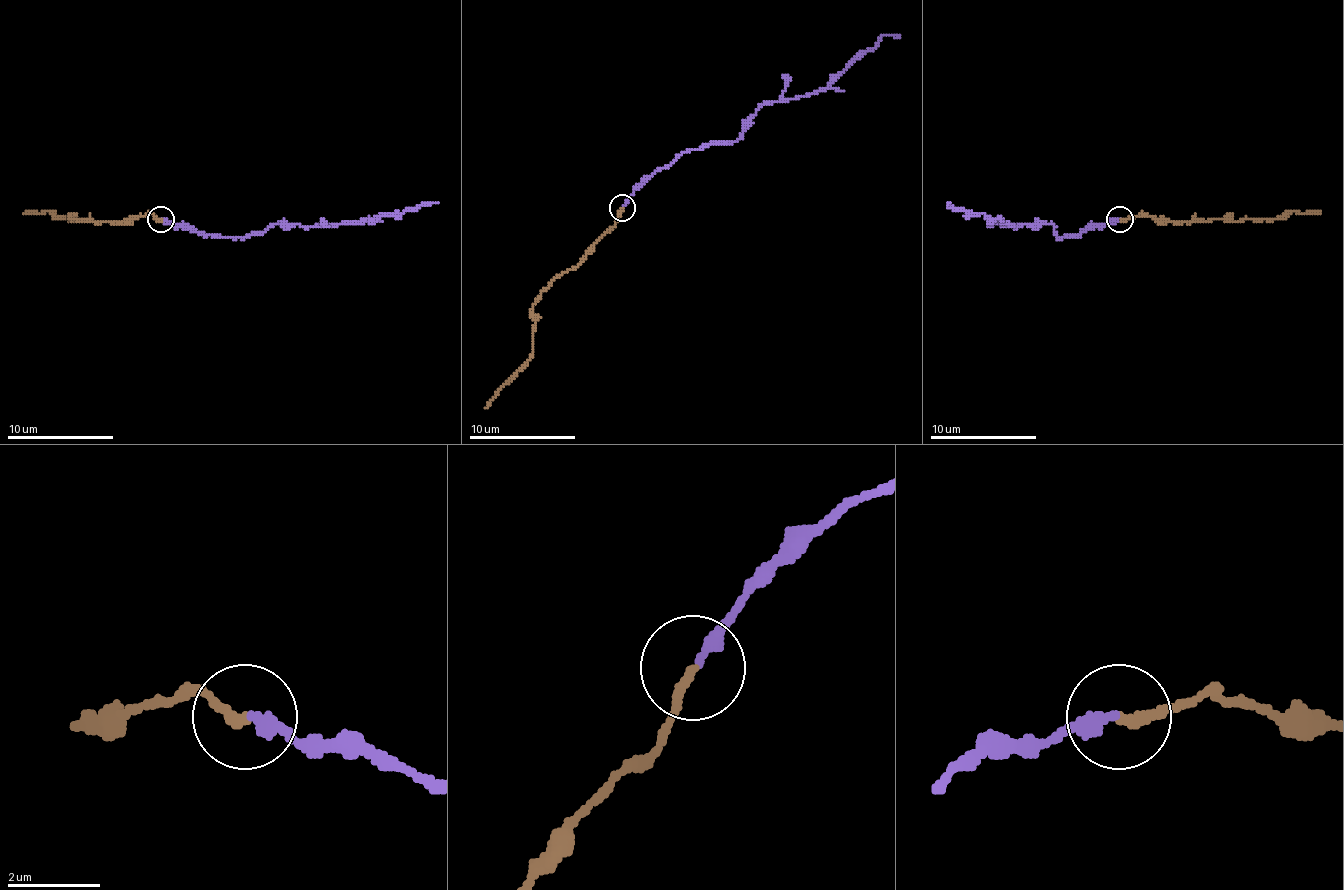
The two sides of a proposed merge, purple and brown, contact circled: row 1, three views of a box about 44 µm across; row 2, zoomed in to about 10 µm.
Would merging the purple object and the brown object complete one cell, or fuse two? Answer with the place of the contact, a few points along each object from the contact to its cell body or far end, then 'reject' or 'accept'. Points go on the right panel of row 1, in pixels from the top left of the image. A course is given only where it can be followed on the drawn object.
place (1120, 219); course purple (1120, 219), (1096, 224), (1080, 234), (1059, 237), (1054, 226), (1003, 224), (982, 213), (958, 211), (950, 203); course brown (1120, 219), (1142, 213), (1171, 221), (1285, 219), (1293, 211), (1320, 213); reject

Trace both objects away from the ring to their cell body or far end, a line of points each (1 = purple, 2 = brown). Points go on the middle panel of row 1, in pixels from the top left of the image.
1: (623, 208), (641, 184), (684, 152), (735, 141), (743, 125), (764, 104), (822, 91), (884, 35), (900, 38)
2: (623, 208), (610, 229), (583, 258), (540, 293), (532, 306), (532, 357), (484, 407)

